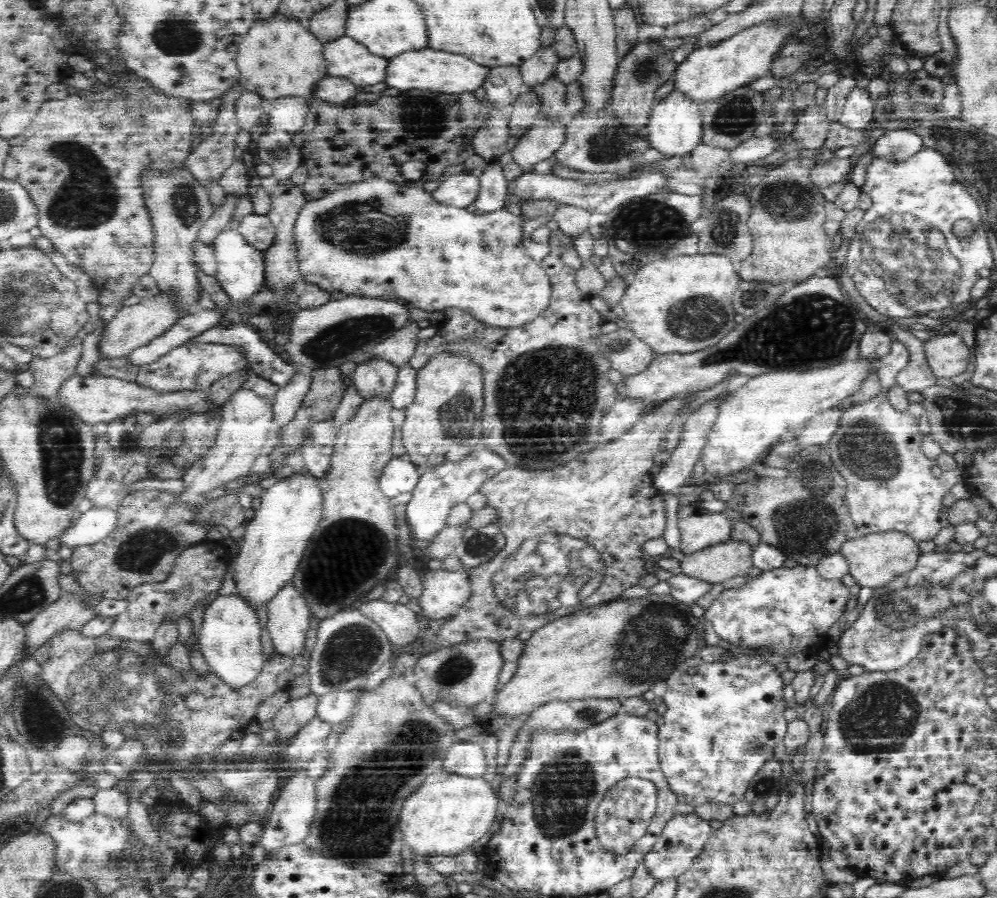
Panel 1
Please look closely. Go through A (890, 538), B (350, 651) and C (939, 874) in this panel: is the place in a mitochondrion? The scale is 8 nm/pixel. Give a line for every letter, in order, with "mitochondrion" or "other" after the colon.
A: other
B: mitochondrion
C: other

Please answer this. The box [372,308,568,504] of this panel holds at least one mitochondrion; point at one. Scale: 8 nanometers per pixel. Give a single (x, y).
(451, 414)

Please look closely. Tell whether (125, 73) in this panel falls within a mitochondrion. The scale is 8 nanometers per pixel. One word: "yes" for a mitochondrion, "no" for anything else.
no

